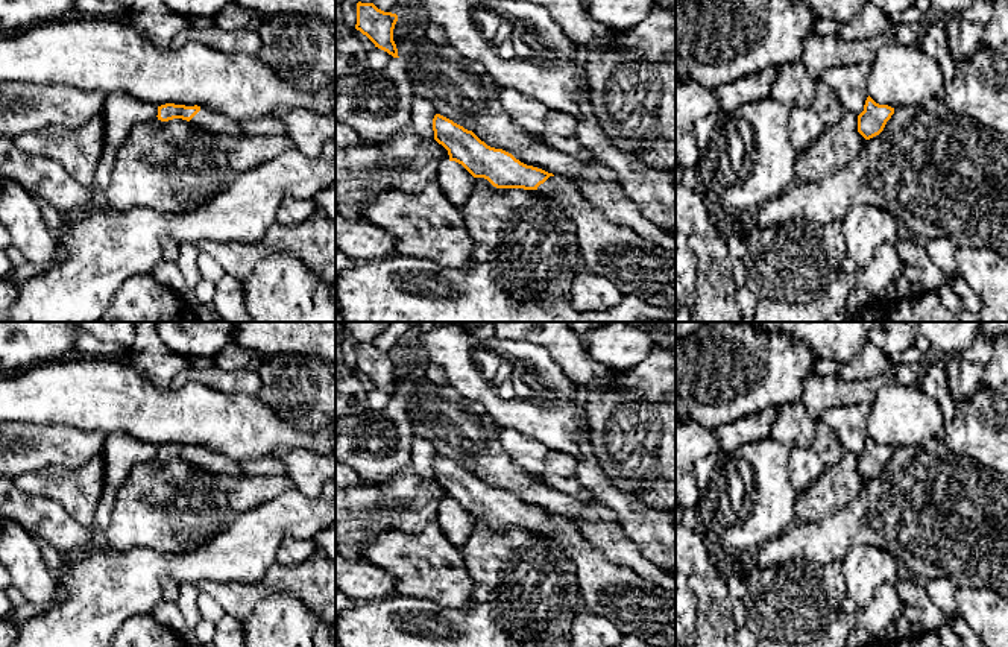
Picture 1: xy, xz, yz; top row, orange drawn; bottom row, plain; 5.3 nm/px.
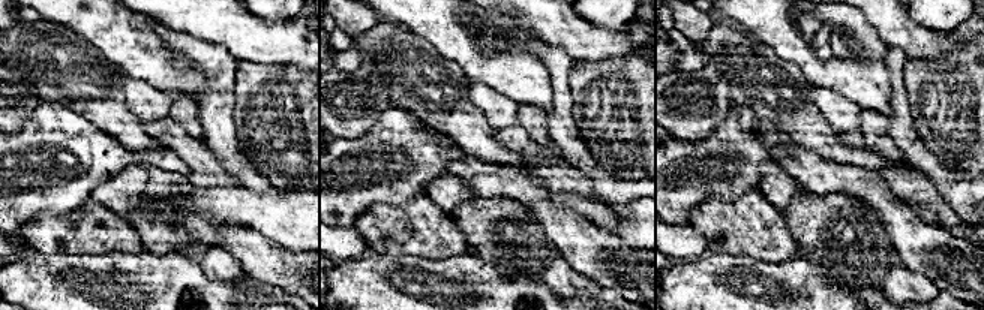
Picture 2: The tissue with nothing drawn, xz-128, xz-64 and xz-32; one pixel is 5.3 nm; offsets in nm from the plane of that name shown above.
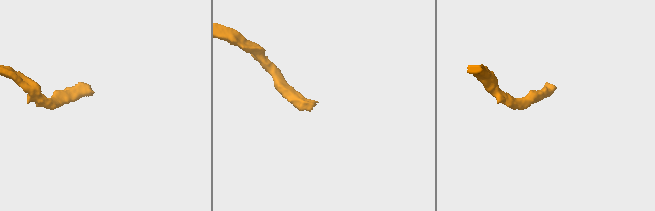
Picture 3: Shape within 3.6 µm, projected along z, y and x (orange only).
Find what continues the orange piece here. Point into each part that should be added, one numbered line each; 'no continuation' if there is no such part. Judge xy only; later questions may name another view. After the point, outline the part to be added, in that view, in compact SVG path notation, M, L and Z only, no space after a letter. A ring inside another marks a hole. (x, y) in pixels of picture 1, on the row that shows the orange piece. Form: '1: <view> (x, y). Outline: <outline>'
1: xy (220, 125). Outline: M200 108L190 123L222 138L237 138L244 135L237 122L208 108Z

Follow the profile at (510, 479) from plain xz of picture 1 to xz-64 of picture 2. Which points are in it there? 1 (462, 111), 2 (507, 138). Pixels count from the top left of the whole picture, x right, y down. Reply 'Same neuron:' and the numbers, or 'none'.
Same neuron: 1

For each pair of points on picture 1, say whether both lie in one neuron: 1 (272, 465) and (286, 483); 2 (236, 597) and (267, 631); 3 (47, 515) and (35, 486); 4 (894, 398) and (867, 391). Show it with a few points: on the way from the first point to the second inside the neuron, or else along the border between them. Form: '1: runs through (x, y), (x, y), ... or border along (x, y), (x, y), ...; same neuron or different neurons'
1: border along (245, 473), (286, 476); different neurons
2: border along (280, 593), (266, 593), (243, 621); different neurons
3: border along (15, 485), (23, 491), (50, 497), (70, 517); different neurons
4: border along (911, 385), (885, 385), (870, 406); different neurons

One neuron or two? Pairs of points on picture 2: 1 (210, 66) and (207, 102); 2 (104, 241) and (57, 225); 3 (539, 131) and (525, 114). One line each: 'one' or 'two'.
1: one
2: one
3: one

